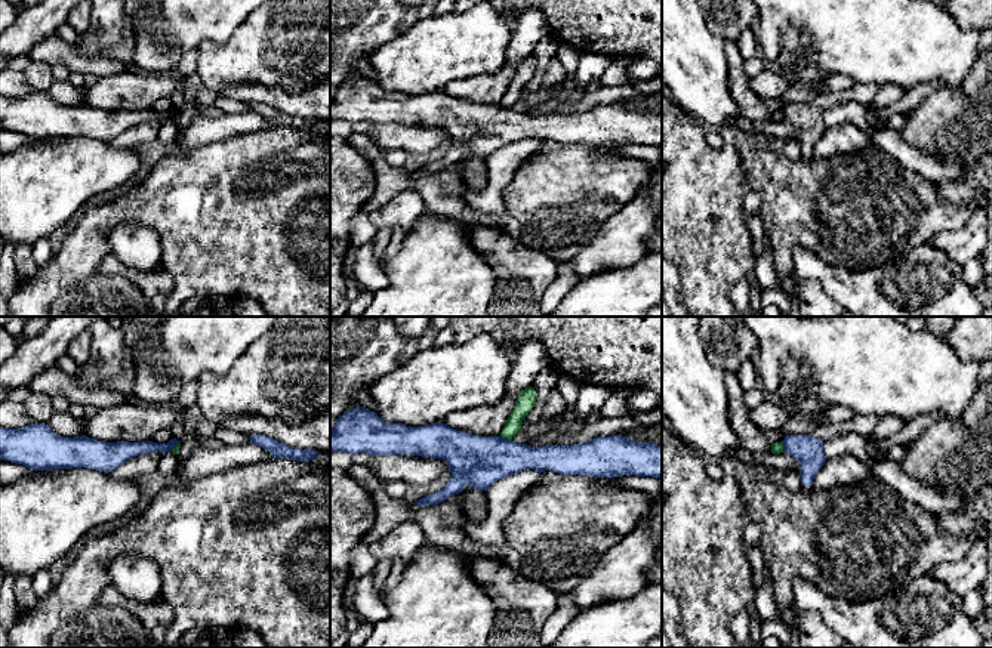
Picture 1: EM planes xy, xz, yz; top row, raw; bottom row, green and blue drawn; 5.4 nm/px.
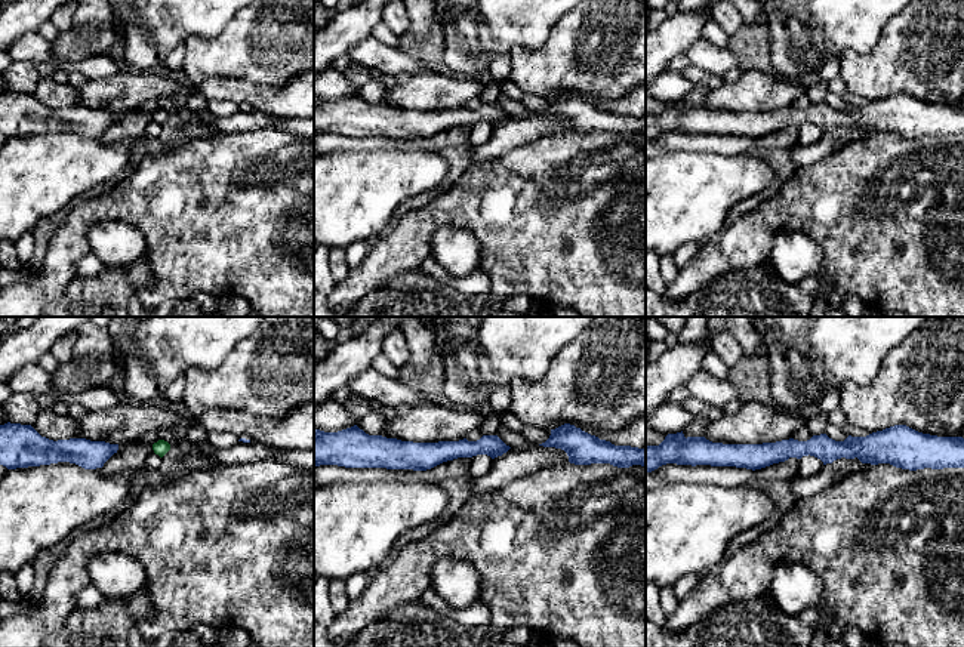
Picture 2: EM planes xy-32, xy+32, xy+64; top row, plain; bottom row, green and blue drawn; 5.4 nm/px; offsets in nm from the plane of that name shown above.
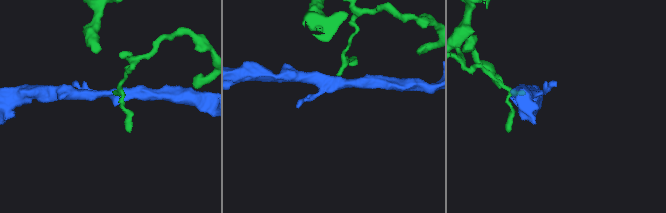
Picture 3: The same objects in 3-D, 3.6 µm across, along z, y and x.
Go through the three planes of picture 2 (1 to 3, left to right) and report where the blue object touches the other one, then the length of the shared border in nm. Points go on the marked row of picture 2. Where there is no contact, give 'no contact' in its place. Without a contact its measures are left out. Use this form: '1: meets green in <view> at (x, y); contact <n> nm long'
1: no contact
2: no contact
3: no contact

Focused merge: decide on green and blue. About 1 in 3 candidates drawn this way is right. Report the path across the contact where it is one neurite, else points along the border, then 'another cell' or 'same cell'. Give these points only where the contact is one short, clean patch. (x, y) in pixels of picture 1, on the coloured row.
border along xz (501, 435), (511, 440); another cell

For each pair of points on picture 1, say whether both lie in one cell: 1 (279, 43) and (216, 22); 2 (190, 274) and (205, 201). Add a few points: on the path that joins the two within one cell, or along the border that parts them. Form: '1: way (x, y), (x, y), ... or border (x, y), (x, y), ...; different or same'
1: border (249, 15), (225, 42), (203, 42); different
2: way (205, 256), (205, 219); same

